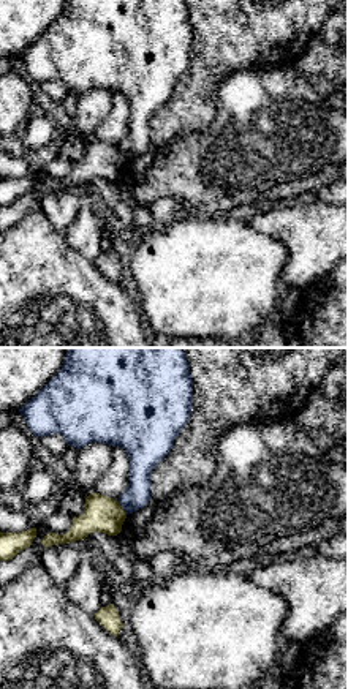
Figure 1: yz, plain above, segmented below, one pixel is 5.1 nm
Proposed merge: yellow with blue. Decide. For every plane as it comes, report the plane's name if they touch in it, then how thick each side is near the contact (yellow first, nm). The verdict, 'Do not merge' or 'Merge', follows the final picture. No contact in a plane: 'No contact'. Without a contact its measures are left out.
Touches yellow in yz. Thickness 180 nm (yellow) against 130 nm

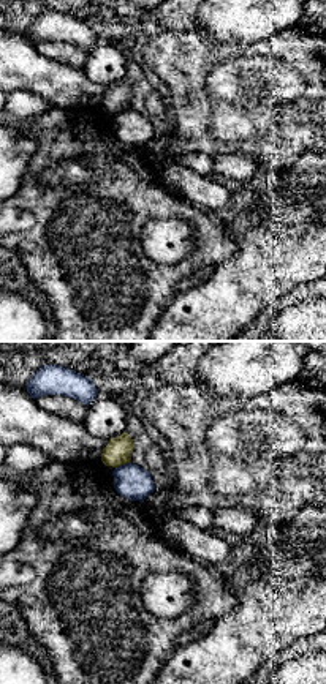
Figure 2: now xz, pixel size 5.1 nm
Touches yellow in xz. Thickness 140 nm (yellow) against 170 nm

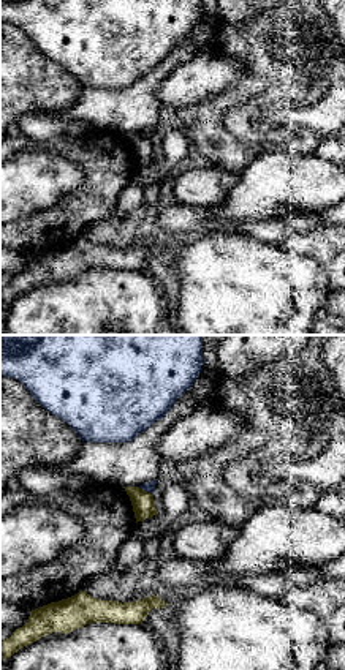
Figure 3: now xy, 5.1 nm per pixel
Touches yellow in xy. Thickness 120 nm (yellow) against 50 nm

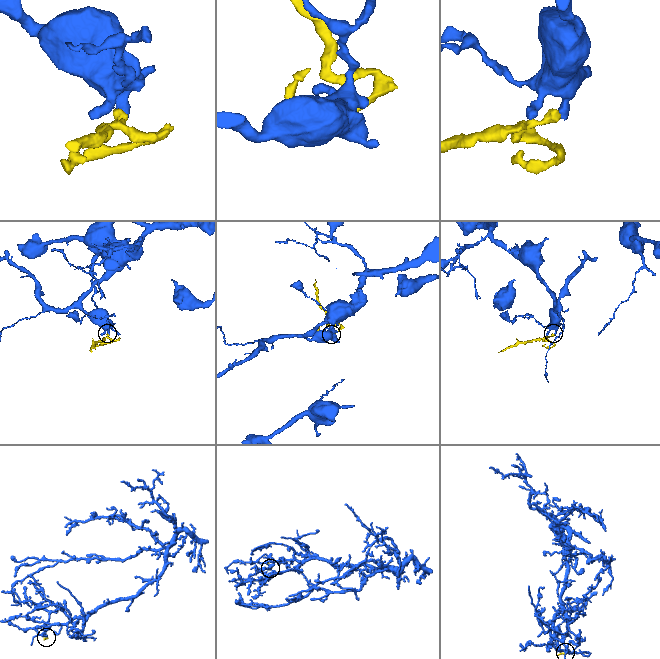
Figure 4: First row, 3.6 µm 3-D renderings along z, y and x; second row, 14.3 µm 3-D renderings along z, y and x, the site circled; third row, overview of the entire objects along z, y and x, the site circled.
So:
Do not merge

